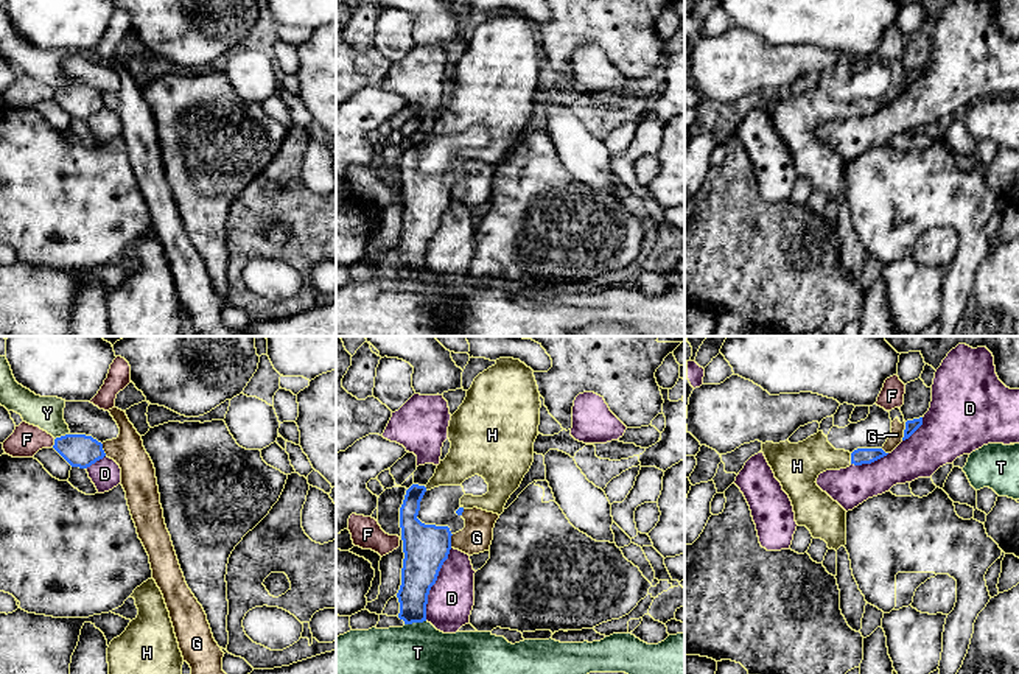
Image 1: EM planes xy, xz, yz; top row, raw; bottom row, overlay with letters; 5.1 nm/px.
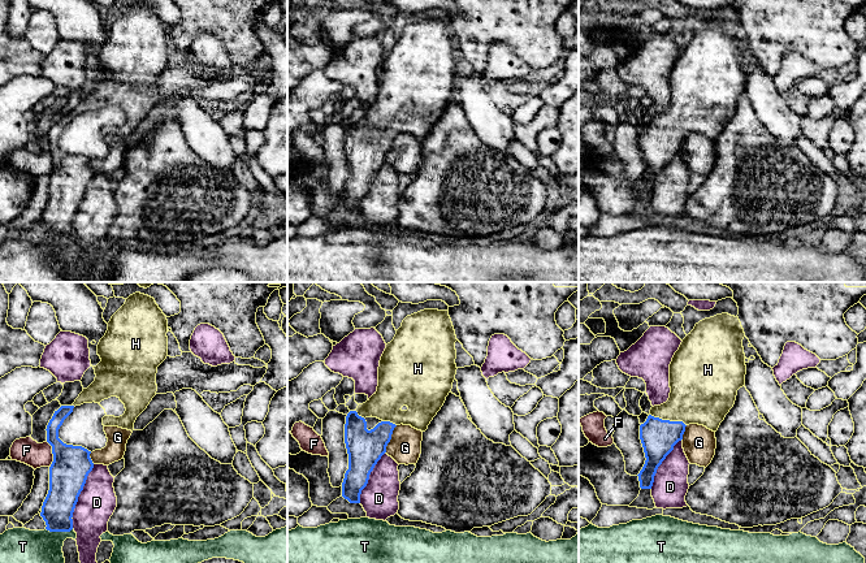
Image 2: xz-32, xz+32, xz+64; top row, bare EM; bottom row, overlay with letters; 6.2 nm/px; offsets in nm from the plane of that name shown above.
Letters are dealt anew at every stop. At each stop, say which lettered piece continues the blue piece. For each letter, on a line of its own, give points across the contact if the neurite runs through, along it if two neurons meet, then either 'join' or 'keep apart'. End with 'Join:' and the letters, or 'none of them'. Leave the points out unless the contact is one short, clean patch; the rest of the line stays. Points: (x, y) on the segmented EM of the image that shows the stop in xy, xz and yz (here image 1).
D: keep apart
F: border xy (55, 439), (52, 445); keep apart
G: border yz (906, 422), (901, 439); keep apart
H: way yz (859, 456), (851, 458), (809, 458), (803, 463); join
T: border xz (425, 620), (405, 624); keep apart
Y: border xy (69, 433), (55, 439); keep apart
Join: H

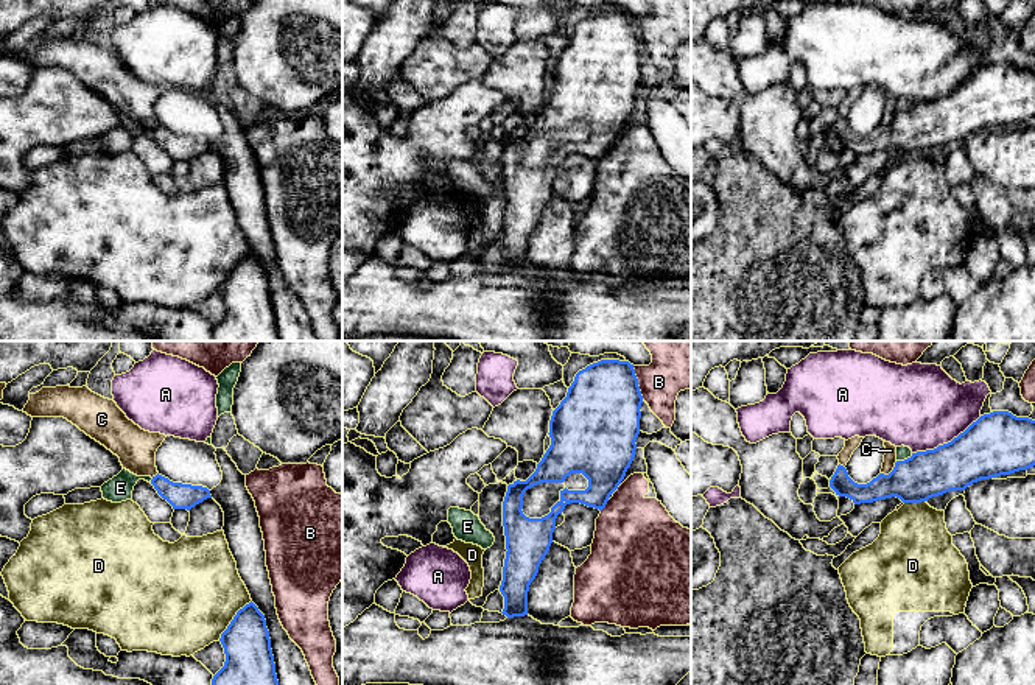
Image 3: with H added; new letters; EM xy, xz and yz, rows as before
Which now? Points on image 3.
A: keep apart
B: keep apart
C: border yz (897, 461), (887, 474), (881, 474); keep apart
D: keep apart
E: border yz (912, 453), (897, 461); keep apart
Join: none of them

